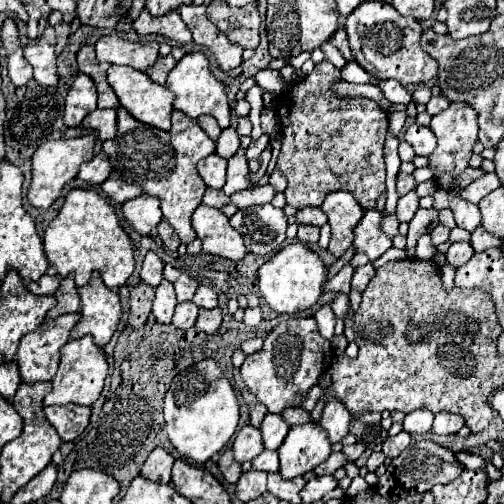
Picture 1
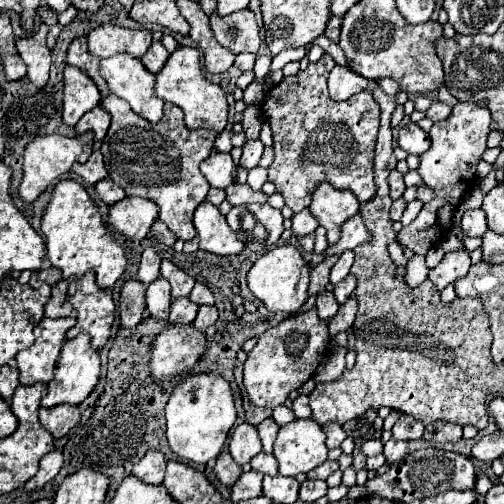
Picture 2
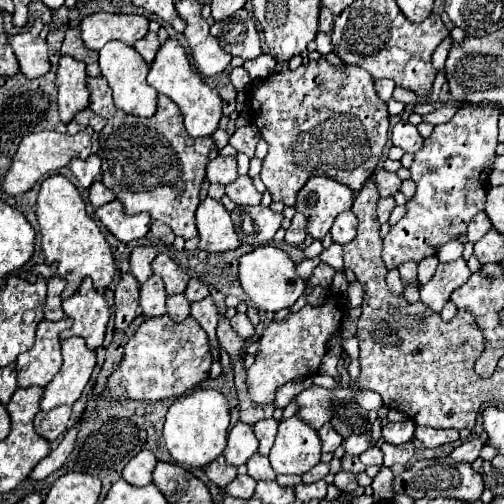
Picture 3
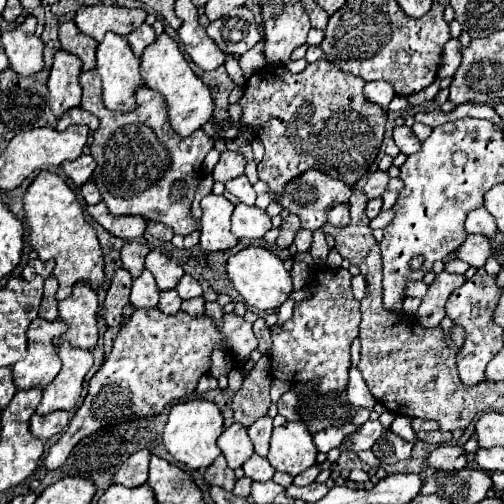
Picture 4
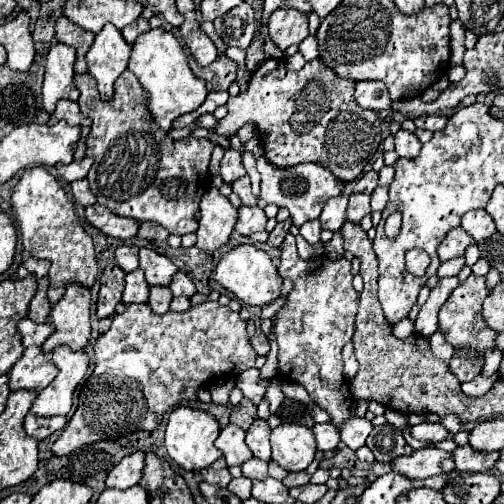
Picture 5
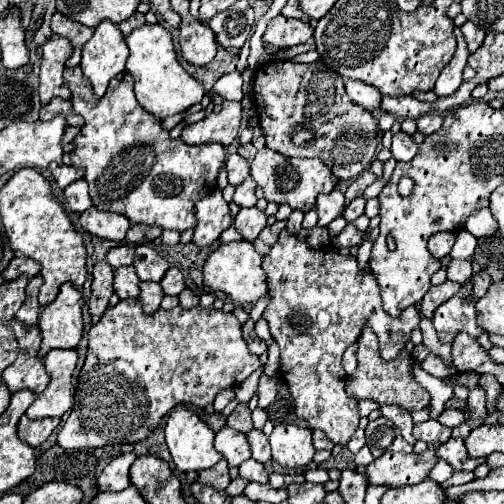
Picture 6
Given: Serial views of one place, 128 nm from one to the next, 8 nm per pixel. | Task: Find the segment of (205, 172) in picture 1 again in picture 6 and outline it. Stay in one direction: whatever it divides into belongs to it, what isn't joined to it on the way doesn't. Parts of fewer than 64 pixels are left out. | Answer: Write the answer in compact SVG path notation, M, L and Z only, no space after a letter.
M236 152L230 154L228 160L226 160L226 172L228 172L228 182L230 182L232 186L242 184L242 182L248 178L248 174L250 174L248 160L242 158L242 156L236 154Z

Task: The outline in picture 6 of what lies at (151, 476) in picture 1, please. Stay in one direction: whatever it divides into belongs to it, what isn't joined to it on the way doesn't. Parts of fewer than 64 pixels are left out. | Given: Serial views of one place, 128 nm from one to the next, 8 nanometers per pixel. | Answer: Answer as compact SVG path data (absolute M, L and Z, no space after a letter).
M122 454L118 458L114 458L98 476L98 490L100 492L118 492L124 486L130 486L130 476L128 476L128 468L132 466L132 462L136 460L136 454Z

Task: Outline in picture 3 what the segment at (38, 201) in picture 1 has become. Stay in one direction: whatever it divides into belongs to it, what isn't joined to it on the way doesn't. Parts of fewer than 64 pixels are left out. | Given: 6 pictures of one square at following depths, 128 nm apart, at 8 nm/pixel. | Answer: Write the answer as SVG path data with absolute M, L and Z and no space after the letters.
M84 128L82 132L70 136L70 134L60 134L60 132L32 132L28 134L20 144L16 154L12 156L10 168L6 170L2 178L2 188L6 194L16 196L24 194L38 182L40 178L64 168L72 158L88 158L90 156L90 138L92 138L92 128Z

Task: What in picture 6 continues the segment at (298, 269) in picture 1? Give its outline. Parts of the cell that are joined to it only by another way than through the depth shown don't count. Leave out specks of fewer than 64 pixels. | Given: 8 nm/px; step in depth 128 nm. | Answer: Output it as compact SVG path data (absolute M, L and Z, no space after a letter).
M240 240L240 242L220 244L204 262L204 268L202 268L204 284L216 292L226 294L238 306L256 302L266 294L266 274L260 264L262 264L262 254L258 254L250 242Z

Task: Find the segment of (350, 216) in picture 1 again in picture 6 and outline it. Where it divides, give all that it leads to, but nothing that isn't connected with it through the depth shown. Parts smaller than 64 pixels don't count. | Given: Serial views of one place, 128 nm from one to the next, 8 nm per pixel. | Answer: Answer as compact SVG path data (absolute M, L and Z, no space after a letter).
M262 148L254 156L250 164L250 176L264 190L264 198L268 202L290 204L290 208L298 208L298 210L310 210L318 194L322 192L328 194L334 188L334 176L320 158L310 158L310 160L308 158L288 158L270 148Z

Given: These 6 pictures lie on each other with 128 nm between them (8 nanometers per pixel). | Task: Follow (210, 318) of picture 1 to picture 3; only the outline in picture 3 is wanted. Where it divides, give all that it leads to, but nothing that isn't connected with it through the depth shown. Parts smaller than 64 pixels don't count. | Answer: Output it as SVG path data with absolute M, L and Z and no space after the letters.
M212 296L200 300L200 302L194 302L190 304L192 308L192 316L198 320L198 324L206 330L208 334L208 340L210 340L210 352L214 358L220 358L220 344L218 344L218 338L216 338L216 324L218 324L218 310L212 302Z

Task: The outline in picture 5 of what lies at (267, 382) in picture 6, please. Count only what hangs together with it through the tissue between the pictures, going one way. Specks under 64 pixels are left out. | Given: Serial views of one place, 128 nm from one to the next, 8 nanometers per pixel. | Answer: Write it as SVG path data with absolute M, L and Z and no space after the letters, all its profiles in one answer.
M272 378L270 384L266 386L266 394L264 398L270 402L270 412L276 412L278 406L282 404L284 400L284 394L282 394L282 382L278 378Z

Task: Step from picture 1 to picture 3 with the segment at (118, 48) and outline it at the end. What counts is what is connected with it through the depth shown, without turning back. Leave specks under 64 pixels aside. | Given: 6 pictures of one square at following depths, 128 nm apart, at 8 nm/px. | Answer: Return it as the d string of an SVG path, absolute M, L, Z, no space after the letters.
M88 14L80 22L82 40L90 50L100 50L110 40L120 40L132 46L148 32L148 18L138 14Z

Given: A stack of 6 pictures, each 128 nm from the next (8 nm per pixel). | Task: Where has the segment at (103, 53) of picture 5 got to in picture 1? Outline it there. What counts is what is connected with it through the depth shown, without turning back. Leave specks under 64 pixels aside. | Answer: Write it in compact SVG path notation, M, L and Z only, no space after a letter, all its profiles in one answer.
M112 64L108 68L108 84L112 86L112 90L116 92L120 104L140 122L154 126L154 128L162 128L168 130L170 126L170 114L172 114L172 92L168 92L166 86L154 82L152 78L148 78L146 72L138 72L130 66L116 66Z

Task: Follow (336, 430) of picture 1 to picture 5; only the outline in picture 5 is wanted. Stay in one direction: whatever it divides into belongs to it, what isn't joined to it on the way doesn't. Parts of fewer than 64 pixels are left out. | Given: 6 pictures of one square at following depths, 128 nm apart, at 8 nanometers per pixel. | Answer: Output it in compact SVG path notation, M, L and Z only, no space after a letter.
M318 423L314 428L314 436L318 442L318 450L326 452L326 450L334 450L340 442L340 434L336 432L336 428L329 423Z

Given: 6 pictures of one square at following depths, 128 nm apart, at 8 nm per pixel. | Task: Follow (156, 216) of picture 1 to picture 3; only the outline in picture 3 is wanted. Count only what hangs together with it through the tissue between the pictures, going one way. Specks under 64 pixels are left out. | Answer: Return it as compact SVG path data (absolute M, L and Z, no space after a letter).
M112 200L96 210L98 220L120 240L120 242L132 242L138 238L144 238L150 230L150 216L146 212L136 216L124 216L118 200Z

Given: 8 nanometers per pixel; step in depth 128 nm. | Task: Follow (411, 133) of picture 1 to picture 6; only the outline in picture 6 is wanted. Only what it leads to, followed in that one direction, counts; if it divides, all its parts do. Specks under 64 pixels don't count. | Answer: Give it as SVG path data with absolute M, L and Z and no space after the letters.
M398 132L398 134L394 134L394 138L392 138L392 156L396 158L396 160L400 160L400 162L408 162L408 160L412 160L414 156L416 156L416 152L418 152L418 146L416 146L416 142L412 140L412 136L408 136L406 132Z

